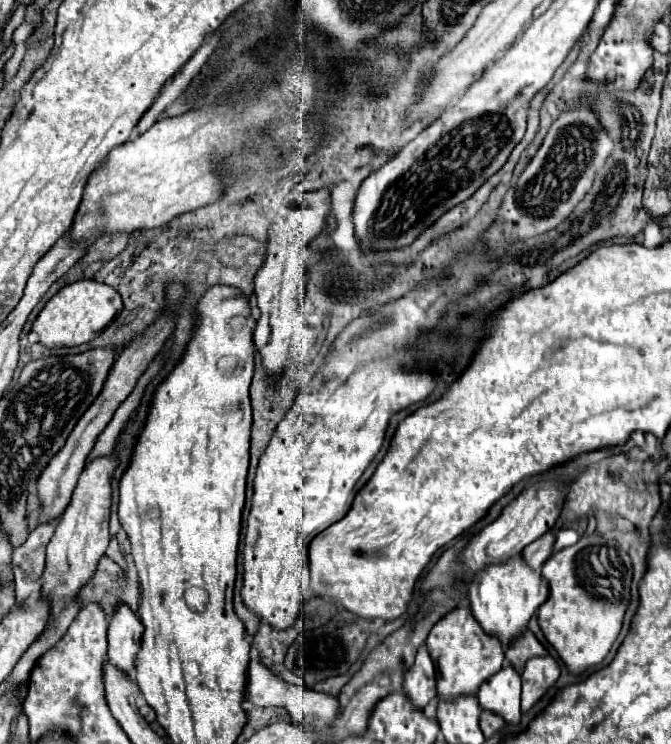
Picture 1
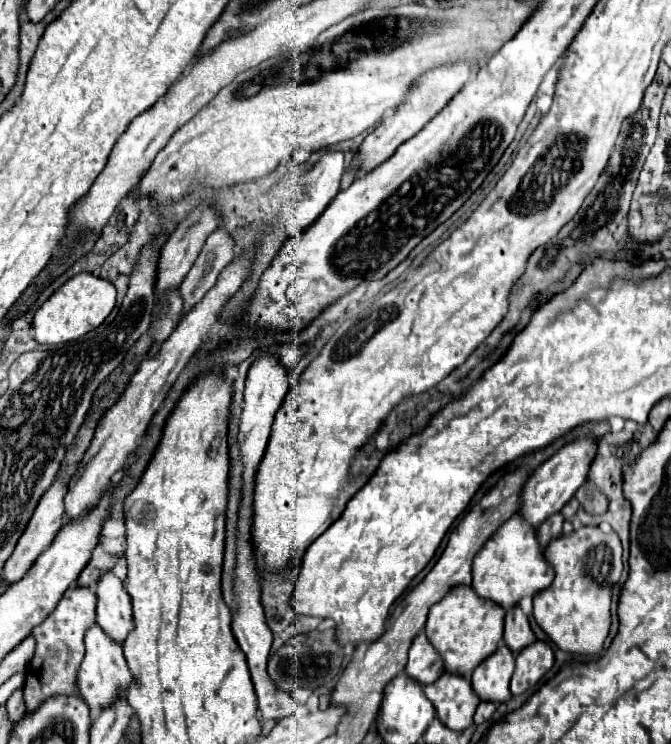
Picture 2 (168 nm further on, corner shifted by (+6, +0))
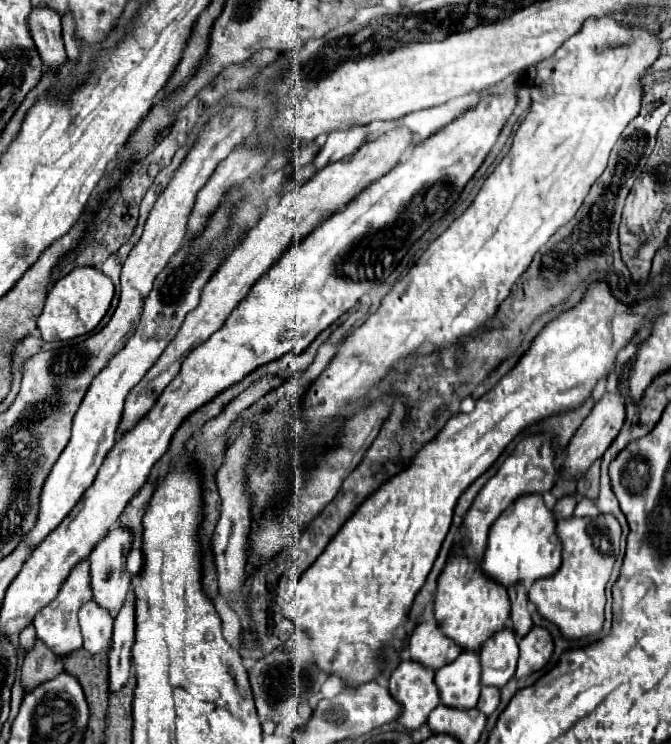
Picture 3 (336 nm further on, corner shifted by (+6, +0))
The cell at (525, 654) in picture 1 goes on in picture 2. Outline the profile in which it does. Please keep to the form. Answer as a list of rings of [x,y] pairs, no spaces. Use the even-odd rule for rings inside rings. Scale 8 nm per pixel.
[[[516,604],[512,610],[506,610],[506,624],[504,624],[504,642],[512,652],[522,650],[532,640],[536,640],[528,616],[522,612],[522,608]]]

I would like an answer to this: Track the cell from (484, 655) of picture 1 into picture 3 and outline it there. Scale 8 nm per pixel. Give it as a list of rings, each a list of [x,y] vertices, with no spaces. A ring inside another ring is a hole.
[[[456,550],[448,558],[438,578],[438,590],[434,596],[434,618],[438,622],[438,628],[462,650],[478,652],[480,646],[488,638],[492,638],[492,634],[506,626],[506,620],[510,618],[508,594],[504,586],[480,574],[480,562],[472,562],[472,558],[466,558],[460,550]]]

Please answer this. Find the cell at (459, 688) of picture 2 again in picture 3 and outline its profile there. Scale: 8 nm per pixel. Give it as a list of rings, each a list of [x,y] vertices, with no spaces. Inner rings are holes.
[[[462,652],[452,664],[436,670],[440,700],[448,708],[470,710],[480,698],[480,662],[478,654]]]

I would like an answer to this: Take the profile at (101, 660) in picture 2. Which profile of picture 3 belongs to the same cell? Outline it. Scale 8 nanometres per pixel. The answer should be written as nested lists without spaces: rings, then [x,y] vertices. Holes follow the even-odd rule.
[[[90,600],[80,608],[78,618],[84,636],[84,648],[92,656],[108,652],[112,644],[112,622],[114,622],[110,612],[96,606],[96,602]]]

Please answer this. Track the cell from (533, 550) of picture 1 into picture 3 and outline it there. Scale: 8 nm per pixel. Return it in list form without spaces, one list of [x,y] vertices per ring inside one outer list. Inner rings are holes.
[[[564,496],[556,502],[556,506],[552,508],[554,512],[554,518],[560,520],[560,518],[570,518],[572,512],[574,512],[574,506],[576,506],[576,496]]]

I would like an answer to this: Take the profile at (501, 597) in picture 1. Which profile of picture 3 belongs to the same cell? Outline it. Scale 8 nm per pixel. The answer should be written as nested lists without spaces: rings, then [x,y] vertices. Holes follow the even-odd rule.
[[[530,494],[518,498],[504,514],[492,524],[488,534],[488,544],[482,560],[482,572],[502,584],[504,588],[524,582],[532,584],[540,578],[552,576],[560,568],[560,542],[556,536],[556,520],[552,512],[544,506],[542,496]]]

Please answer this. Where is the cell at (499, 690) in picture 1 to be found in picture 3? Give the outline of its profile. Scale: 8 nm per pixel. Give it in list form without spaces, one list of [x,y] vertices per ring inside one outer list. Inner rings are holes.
[[[510,628],[496,632],[480,648],[482,684],[502,688],[514,676],[518,662],[518,642]]]

